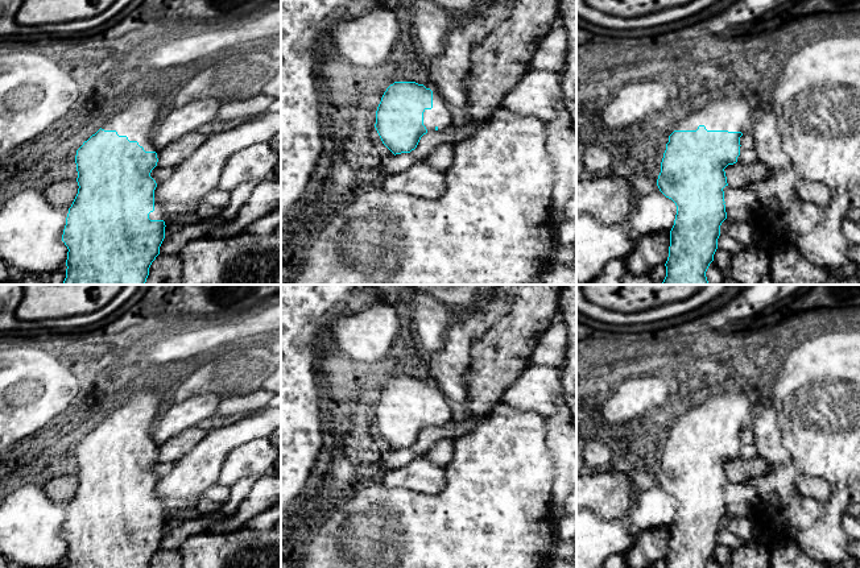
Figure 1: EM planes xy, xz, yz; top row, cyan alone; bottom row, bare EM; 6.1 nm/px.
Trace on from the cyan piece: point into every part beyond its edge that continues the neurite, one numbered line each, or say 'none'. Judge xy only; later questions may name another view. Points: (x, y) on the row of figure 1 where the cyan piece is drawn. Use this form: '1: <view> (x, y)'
1: xy (135, 121)

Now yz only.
1: yz (727, 113)

